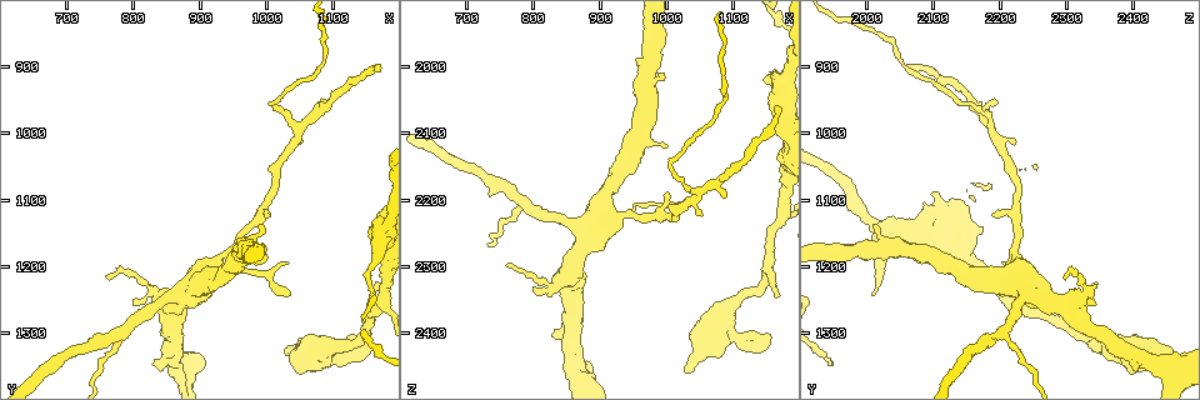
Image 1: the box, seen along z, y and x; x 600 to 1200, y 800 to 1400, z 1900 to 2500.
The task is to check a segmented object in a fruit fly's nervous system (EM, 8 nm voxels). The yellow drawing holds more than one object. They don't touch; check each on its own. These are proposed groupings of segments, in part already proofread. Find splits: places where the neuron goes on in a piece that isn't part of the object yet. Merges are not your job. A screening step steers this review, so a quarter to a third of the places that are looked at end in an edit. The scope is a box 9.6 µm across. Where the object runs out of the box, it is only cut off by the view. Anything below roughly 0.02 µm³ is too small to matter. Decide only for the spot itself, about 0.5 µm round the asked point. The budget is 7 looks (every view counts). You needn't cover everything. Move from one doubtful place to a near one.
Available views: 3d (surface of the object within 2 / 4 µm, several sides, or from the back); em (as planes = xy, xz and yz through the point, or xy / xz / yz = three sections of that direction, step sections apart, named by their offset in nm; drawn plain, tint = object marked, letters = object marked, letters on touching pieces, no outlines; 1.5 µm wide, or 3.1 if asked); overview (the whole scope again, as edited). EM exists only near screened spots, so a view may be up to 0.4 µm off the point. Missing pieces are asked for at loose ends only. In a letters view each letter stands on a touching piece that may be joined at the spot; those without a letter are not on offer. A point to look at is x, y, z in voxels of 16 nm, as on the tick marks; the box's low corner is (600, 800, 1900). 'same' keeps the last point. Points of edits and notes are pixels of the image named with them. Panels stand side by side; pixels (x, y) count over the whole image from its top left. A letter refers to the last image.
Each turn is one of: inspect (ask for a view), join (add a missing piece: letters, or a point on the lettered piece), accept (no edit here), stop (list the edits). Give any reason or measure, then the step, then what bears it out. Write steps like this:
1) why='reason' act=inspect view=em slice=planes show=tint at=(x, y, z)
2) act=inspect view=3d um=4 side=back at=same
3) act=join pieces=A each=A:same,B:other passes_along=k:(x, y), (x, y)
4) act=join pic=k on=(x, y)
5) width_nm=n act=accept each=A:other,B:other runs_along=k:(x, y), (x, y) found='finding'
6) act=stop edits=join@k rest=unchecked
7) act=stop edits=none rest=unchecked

act=inspect view=em slice=planes show=letters at=(1035, 1330, 2460)

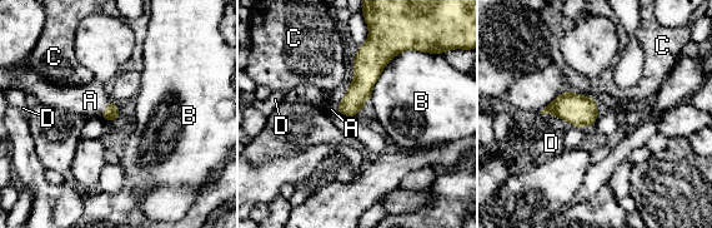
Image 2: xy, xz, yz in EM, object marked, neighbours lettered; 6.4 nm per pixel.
act=join pieces=A each=A:same,B:other,C:other,D:other passes_along=2:(111, 112), (105, 108), (90, 100) found='it goes on there'

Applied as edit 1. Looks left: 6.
why='free end' act=inspect view=em slice=xz step=4 show=letters at=(1000, 1190, 2125)

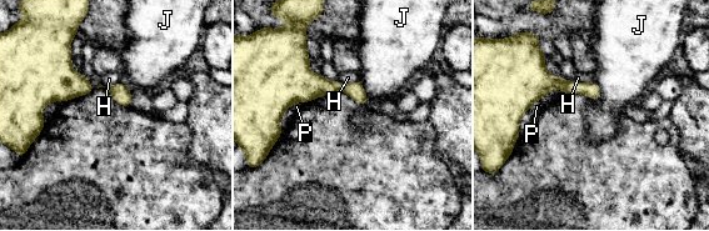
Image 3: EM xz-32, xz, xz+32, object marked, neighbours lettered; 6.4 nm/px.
longest_contact=J:180nm act=accept each=H:other,J:other,P:other found='none of them fits'

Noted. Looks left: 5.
act=inspect view=3d um=4 at=(1170, 895, 2060)

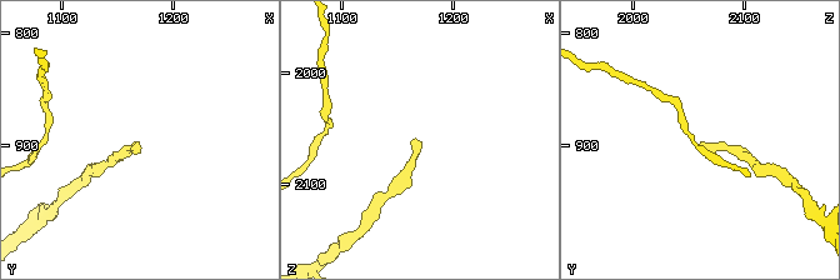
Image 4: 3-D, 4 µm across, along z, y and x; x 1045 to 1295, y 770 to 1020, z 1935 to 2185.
act=inspect view=em slice=planes show=letters at=(1168, 898, 2060)

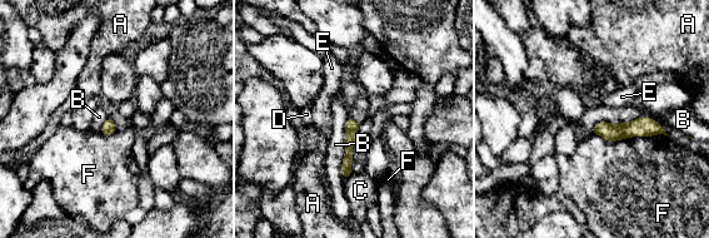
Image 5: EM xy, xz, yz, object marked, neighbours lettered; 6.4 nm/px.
act=accept each=A:other,B:other,C:other,D:other,E:other,F:other border=5:(660, 124), (598, 122), (592, 133) found='none of them fits'

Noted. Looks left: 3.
act=stop edits=join@2 rest=unchecked

